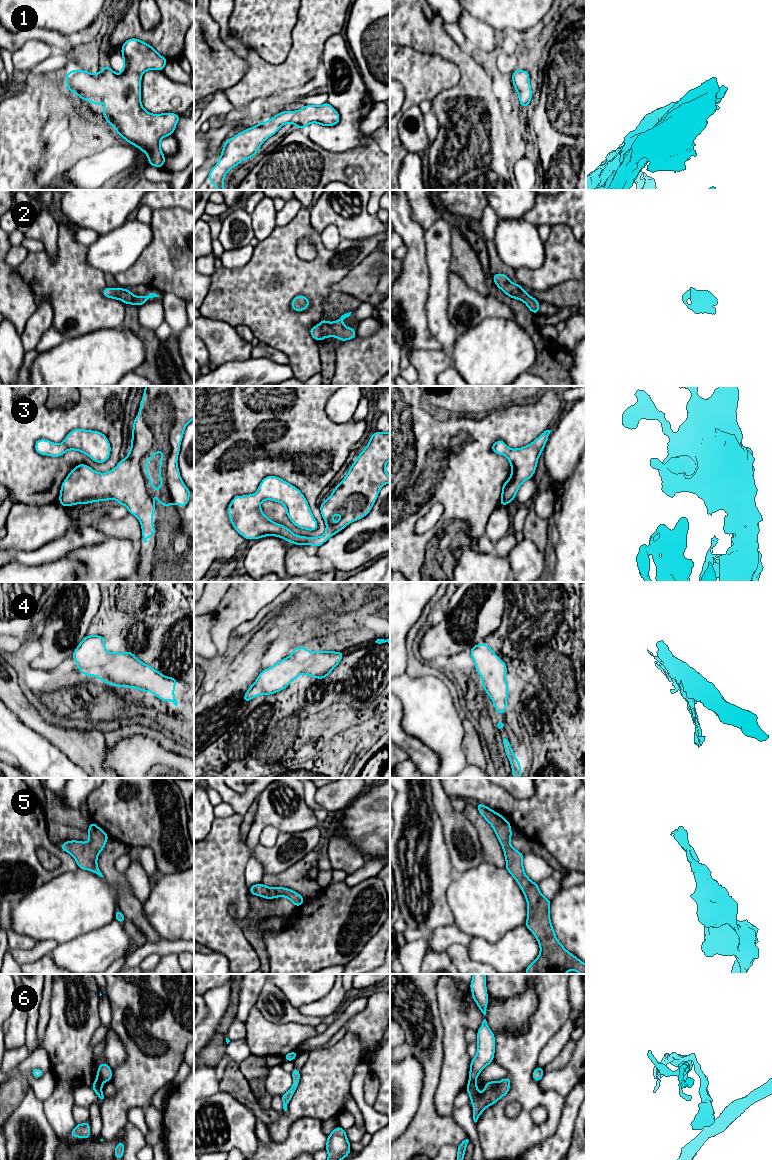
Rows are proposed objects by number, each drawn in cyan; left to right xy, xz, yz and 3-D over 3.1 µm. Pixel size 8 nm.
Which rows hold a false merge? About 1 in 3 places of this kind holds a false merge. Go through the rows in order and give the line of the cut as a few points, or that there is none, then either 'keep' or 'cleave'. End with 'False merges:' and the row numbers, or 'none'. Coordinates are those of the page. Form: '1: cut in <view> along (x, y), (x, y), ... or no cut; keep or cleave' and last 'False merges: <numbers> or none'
1: no cut; keep
2: no cut; keep
3: no cut; keep
4: no cut; keep
5: no cut; keep
6: cut in yz along (475, 1081), (468, 1083); cleave
False merges: 6

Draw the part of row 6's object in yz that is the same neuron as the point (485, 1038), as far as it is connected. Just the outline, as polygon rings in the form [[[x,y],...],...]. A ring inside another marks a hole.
[[[486,1019],[483,1020],[480,1029],[477,1031],[477,1054],[471,1059],[469,1081],[472,1084],[476,1082],[480,1072],[493,1062],[495,1053],[495,1037],[493,1031],[488,1027]]]

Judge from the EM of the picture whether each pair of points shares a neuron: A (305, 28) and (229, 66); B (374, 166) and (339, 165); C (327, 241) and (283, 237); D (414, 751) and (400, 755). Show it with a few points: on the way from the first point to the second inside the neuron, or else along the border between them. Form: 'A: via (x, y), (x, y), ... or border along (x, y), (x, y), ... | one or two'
A: border along (227, 43), (247, 63), (245, 74), (238, 82) | two
B: via (365, 166), (350, 166), (348, 164) | one
C: border along (319, 234), (329, 249), (334, 249), (342, 239) | two
D: border along (400, 747), (407, 753), (409, 759) | two

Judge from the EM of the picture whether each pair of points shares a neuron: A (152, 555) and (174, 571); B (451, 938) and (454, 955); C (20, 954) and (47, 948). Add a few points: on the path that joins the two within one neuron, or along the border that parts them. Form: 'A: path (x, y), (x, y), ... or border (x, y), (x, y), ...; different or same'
A: path (153, 562), (162, 571), (167, 571); same
B: border (466, 945), (451, 944), (445, 950); different
C: path (27, 954), (33, 954), (40, 949); same

